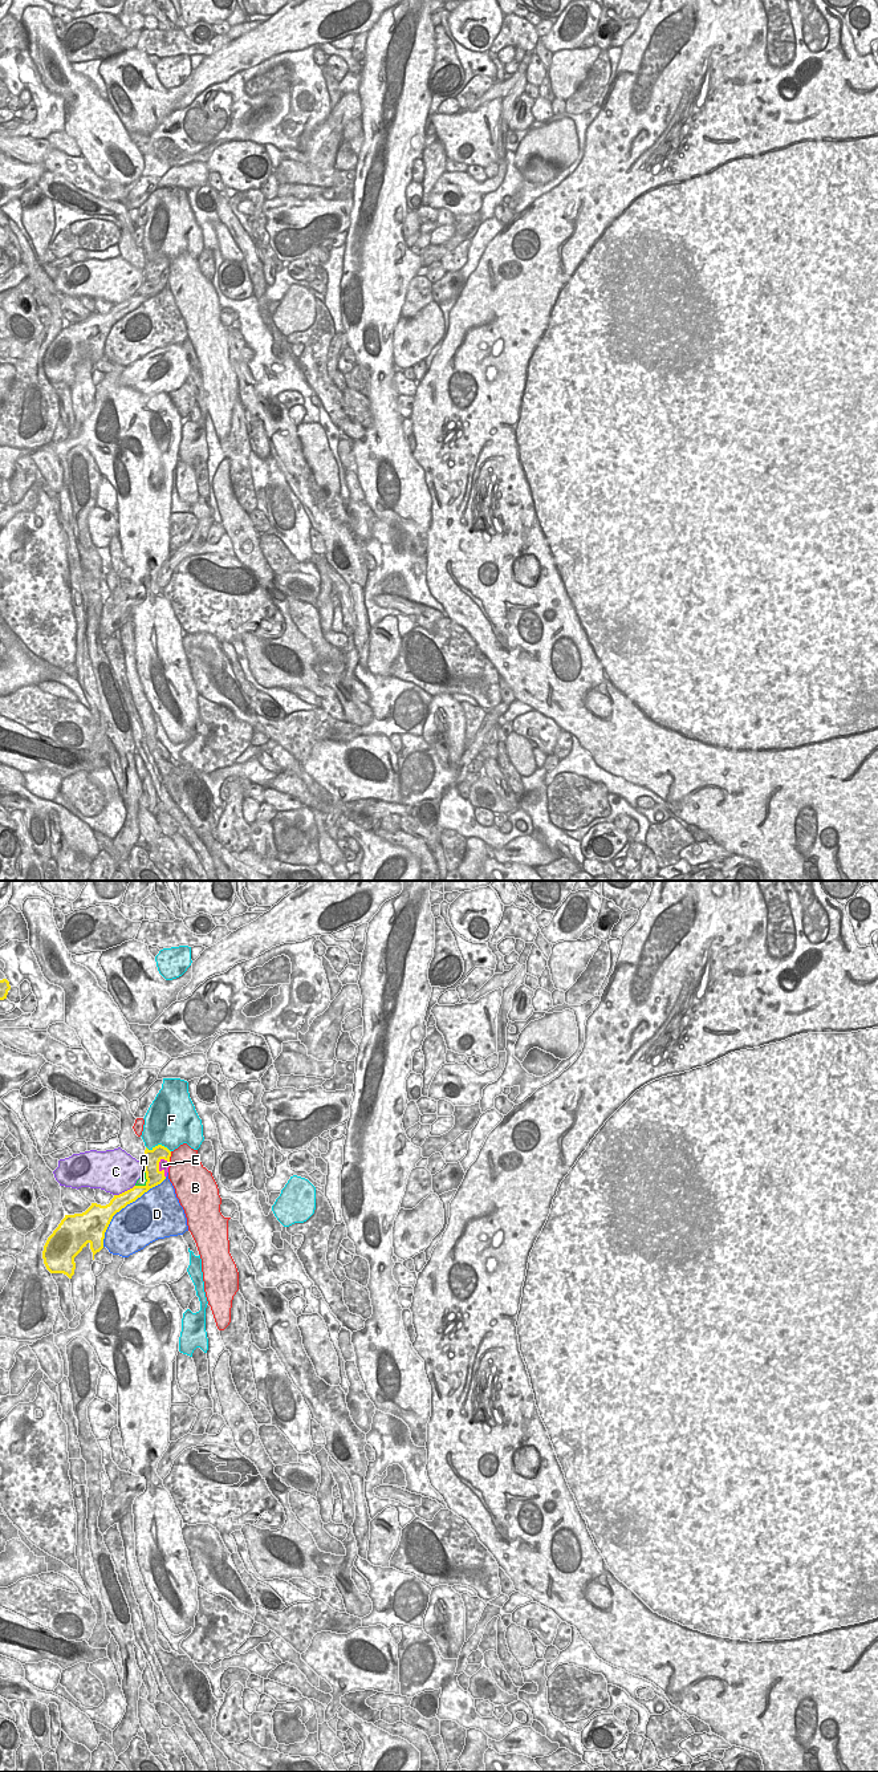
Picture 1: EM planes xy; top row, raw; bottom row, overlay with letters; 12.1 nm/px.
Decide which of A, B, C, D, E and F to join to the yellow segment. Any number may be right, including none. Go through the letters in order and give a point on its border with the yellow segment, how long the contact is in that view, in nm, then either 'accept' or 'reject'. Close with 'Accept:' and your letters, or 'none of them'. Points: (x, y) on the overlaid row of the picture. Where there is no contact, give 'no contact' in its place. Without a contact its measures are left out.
A: xy (146, 1182) | 220 nm | reject
B: xy (170, 1155) | 130 nm | reject
C: xy (125, 1191) | 280 nm | reject
D: xy (125, 1206) | 1150 nm | reject
E: xy (158, 1169) | 240 nm | reject
F: xy (158, 1145) | 320 nm | reject
Accept: none of them

